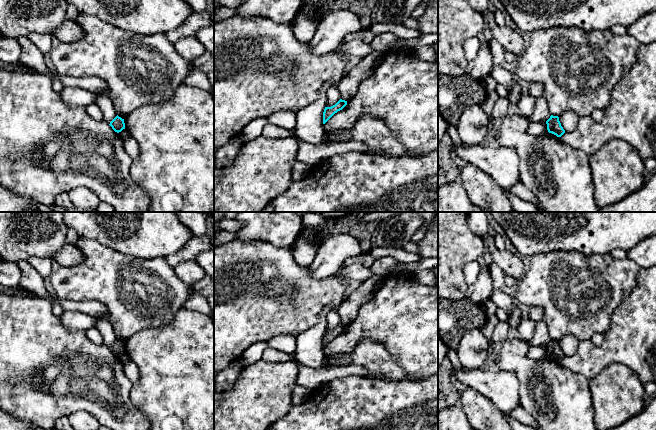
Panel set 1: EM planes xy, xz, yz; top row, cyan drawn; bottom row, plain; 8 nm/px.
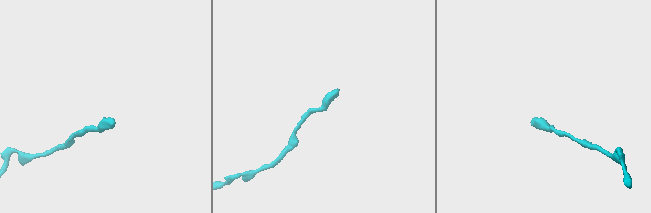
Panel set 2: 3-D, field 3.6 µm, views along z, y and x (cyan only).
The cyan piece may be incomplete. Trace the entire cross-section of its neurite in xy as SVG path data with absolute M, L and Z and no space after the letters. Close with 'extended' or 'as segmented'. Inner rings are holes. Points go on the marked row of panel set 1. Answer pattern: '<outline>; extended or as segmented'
M118 115L110 122L109 124L112 129L119 133L121 132L123 129L125 129L125 123L124 123L124 119L122 119L121 117L119 117Z; as segmented

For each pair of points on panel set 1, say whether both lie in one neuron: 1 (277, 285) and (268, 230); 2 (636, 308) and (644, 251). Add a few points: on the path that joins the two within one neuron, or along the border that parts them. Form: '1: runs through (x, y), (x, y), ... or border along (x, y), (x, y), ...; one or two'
1: border along (247, 242), (266, 242), (280, 247), (290, 247); two
2: border along (641, 267), (645, 268); two

